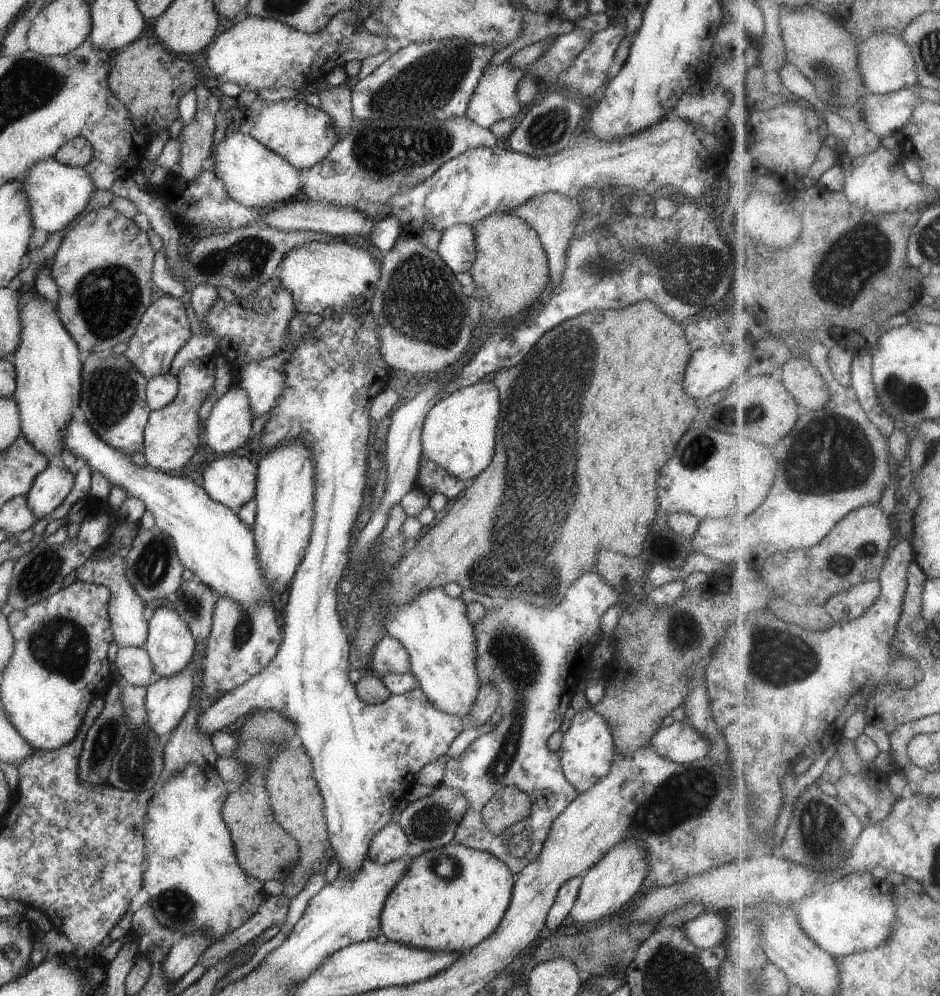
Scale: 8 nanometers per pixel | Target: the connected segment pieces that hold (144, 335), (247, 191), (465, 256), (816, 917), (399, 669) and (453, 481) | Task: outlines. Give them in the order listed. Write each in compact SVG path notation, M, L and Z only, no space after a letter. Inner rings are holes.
M158 293L144 312L123 356L132 362L134 368L142 372L146 381L170 372L172 360L179 354L180 348L193 336L185 309L183 299Z
M240 132L226 136L220 144L212 146L211 157L214 158L214 164L210 164L214 166L213 172L226 188L228 196L243 206L262 209L276 207L286 200L294 199L302 190L299 171L252 136Z
M456 224L445 229L436 252L452 272L469 273L476 259L472 225Z
M852 872L840 881L823 884L797 911L808 936L837 959L886 944L898 920L895 894L886 894L872 872Z
M387 635L374 646L370 671L383 677L392 673L405 674L410 668L408 652L396 638Z
M424 457L418 472L418 485L426 494L433 495L440 492L449 500L459 497L468 488L468 483L450 476L446 470L438 468L436 464L428 462L428 458Z

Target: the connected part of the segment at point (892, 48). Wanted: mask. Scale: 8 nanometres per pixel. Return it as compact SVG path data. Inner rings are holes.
M880 31L866 40L862 40L858 47L859 67L868 86L868 92L888 94L901 91L908 87L916 87L919 82L919 66L913 51L913 46L901 34Z

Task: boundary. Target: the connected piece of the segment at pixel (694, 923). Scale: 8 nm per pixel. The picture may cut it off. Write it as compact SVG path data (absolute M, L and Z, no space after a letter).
M709 911L700 914L690 922L686 922L683 928L688 940L700 950L725 943L728 932L724 915Z

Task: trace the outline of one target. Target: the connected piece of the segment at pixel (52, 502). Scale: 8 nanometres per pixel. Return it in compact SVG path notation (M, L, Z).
M50 461L48 467L36 476L26 496L28 508L38 519L50 516L70 494L75 477L59 461Z

